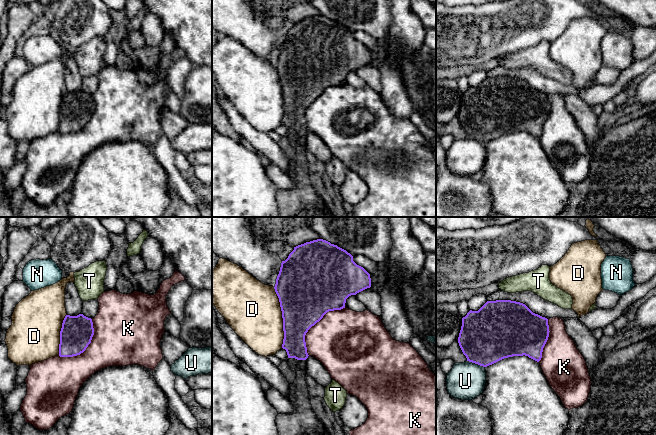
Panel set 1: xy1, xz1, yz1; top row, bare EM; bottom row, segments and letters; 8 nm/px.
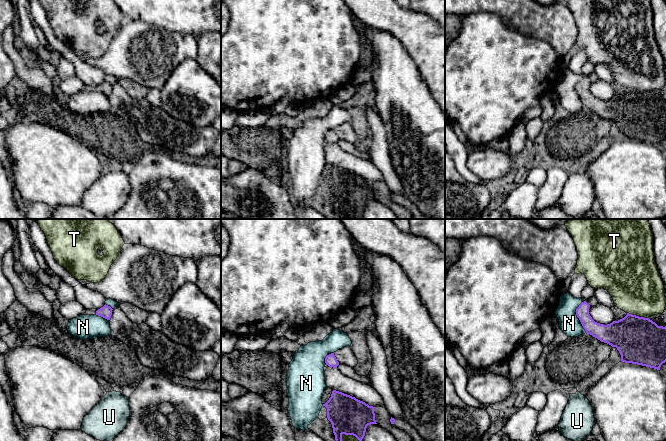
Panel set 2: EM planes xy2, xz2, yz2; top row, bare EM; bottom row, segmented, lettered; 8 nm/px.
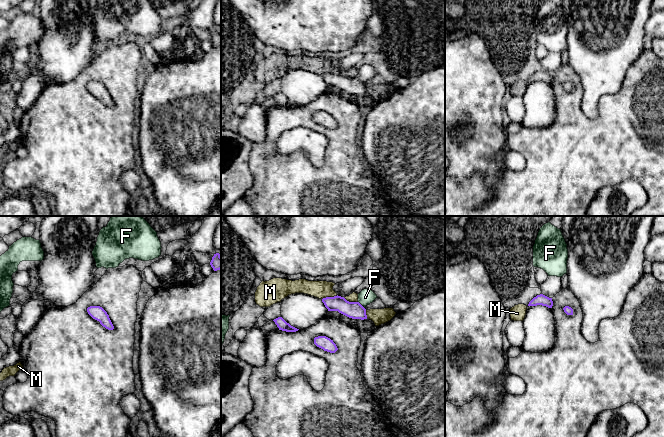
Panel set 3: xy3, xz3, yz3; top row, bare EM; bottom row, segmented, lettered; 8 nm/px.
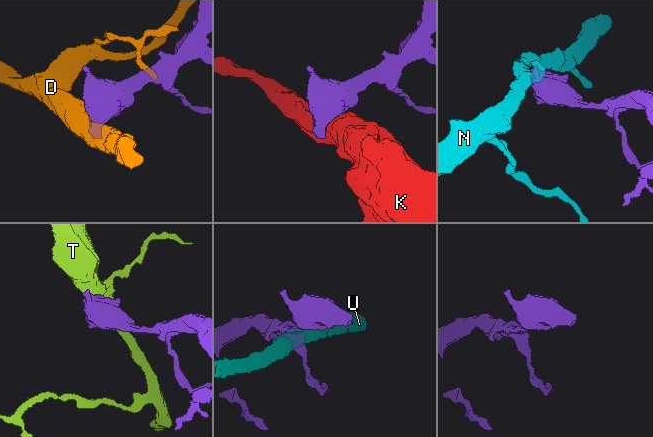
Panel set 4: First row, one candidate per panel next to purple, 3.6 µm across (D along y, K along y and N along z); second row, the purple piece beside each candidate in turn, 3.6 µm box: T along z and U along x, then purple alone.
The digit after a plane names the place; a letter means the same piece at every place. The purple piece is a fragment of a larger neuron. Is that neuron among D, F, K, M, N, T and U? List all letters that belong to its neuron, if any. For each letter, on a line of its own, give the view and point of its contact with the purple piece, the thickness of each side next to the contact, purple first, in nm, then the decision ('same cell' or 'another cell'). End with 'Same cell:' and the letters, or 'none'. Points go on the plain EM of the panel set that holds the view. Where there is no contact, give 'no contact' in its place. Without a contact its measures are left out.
D: xz1 (282, 93) | 420/440 nm | another cell
F: xz3 (361, 81) | 140/120 nm | another cell
K: xz1 (314, 100) | 440/460 nm | another cell
M: xz3 (329, 73) | 140/140 nm | another cell
N: yz2 (577, 92) | 130/170 nm | another cell
T: yz2 (637, 92) | 380/420 nm | another cell
U: yz1 (476, 139) | 440/300 nm | another cell
Same cell: none

